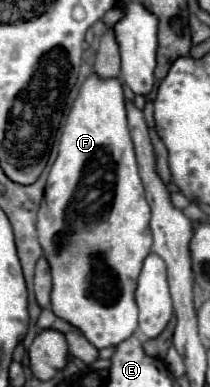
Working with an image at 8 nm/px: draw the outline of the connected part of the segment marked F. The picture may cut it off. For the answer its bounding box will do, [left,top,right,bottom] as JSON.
[37,73,151,347]

